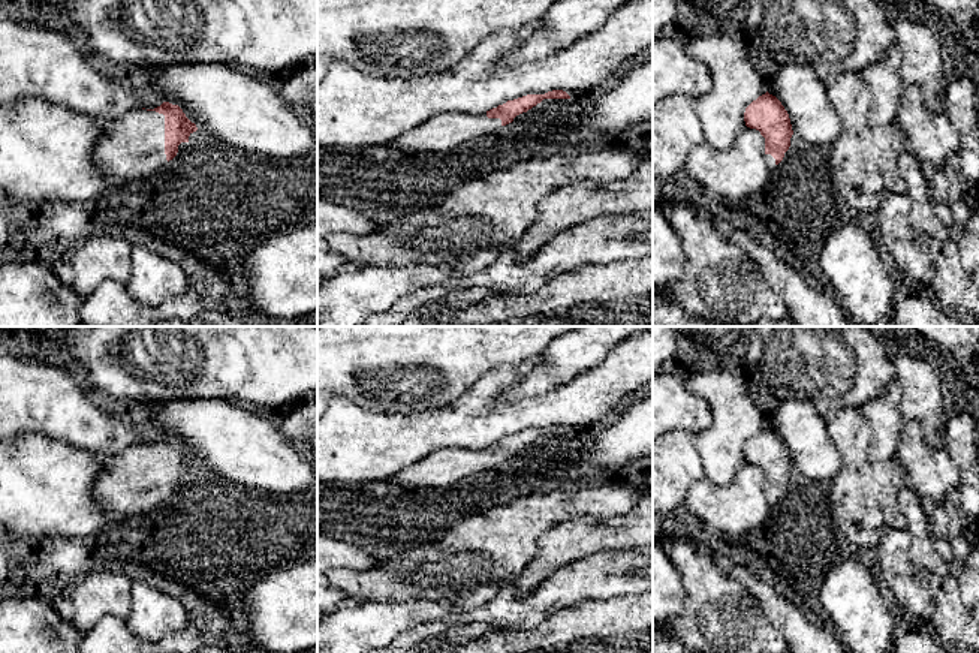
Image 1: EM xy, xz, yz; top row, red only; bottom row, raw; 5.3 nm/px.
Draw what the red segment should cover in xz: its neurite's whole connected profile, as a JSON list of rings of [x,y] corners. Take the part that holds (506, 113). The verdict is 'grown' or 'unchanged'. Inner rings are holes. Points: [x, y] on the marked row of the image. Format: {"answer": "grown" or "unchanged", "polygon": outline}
{"answer": "grown", "polygon": [[[552,90],[507,100],[482,114],[445,112],[397,136],[388,145],[412,153],[446,151],[512,123],[516,115],[527,112],[543,99],[570,99],[570,96],[563,90]]]}

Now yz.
{"answer": "grown", "polygon": [[[766,91],[745,108],[744,121],[747,127],[759,130],[765,138],[766,165],[778,165],[793,135],[789,114],[781,102]]]}

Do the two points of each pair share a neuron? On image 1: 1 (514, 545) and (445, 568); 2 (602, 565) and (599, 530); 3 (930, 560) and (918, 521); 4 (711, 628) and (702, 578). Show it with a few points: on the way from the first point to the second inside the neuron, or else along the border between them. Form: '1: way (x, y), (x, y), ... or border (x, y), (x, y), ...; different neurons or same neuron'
1: way (497, 545), (485, 547), (461, 559); same neuron
2: border (635, 547), (596, 551), (568, 565); different neurons
3: way (922, 551), (919, 530); same neuron
4: way (711, 616), (711, 596), (708, 590); same neuron

